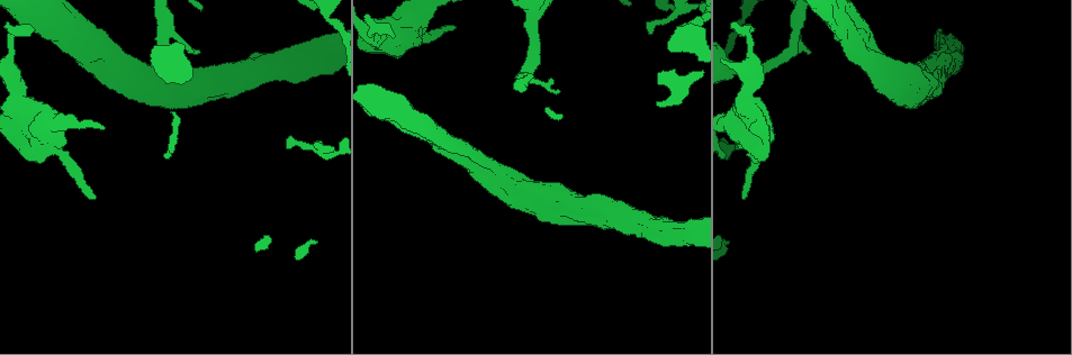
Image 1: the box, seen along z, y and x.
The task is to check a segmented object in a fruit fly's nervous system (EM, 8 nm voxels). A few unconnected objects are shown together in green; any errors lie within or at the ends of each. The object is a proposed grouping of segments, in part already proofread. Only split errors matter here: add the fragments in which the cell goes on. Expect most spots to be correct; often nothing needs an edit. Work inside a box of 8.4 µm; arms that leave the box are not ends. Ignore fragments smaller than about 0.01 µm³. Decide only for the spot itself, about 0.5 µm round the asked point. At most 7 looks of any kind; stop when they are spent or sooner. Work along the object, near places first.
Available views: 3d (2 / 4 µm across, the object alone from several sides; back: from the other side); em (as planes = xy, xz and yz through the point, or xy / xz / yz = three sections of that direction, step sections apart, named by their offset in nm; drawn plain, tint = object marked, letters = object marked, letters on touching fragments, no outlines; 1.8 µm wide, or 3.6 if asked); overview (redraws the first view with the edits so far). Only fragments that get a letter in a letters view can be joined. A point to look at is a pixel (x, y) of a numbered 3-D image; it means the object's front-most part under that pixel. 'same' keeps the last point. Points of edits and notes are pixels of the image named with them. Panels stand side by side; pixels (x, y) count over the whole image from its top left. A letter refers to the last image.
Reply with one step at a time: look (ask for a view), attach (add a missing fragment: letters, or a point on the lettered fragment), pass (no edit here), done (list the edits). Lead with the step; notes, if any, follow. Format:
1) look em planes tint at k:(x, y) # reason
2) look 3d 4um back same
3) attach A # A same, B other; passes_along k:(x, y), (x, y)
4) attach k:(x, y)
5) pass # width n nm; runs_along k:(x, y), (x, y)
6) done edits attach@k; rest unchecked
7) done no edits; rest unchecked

look em xy step 16 letters at 1:(743, 196) # an open end

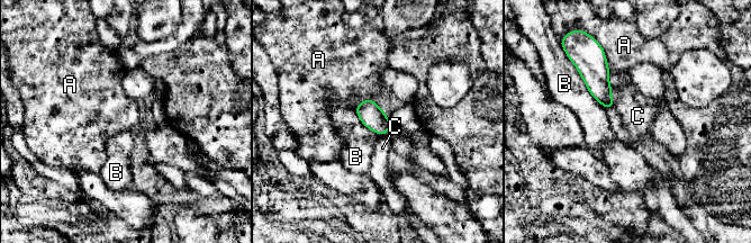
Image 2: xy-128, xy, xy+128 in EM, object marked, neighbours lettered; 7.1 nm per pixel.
pass # A other, B other, C other; border 2:(378, 105), (365, 99), (355, 111); no lettered fragment goes on from it

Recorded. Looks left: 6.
look 3d 4um at 1:(40, 140)

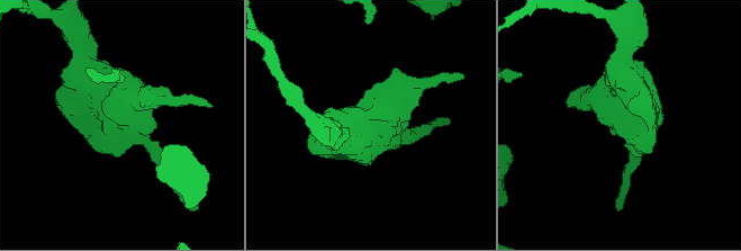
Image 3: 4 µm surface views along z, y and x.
look em 3.6um planes plain at 3:(637, 126)

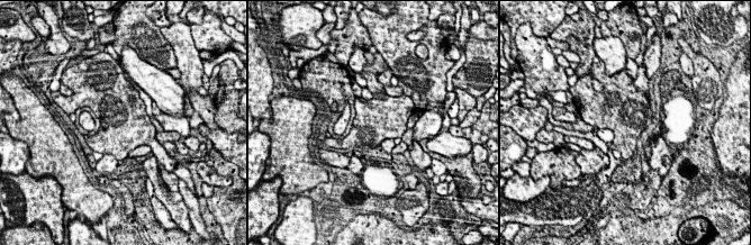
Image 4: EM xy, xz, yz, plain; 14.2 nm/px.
look em 3.6um planes letters same

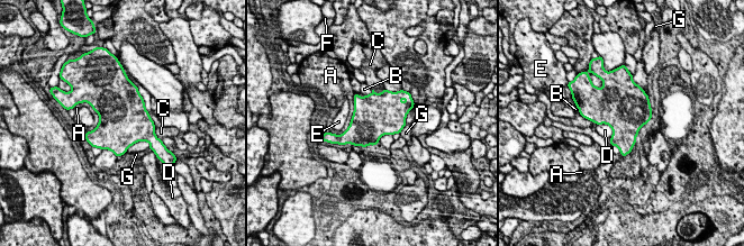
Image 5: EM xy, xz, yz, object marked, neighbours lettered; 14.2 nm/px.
pass # width 600 nm; A other, B other, C other, D other, E other, F other, G other; border 5:(597, 124), (607, 124), (613, 135); no lettered fragment goes on from it

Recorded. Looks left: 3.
look em 3.6um xy step 8 letters at 1:(558, 90) # thin end

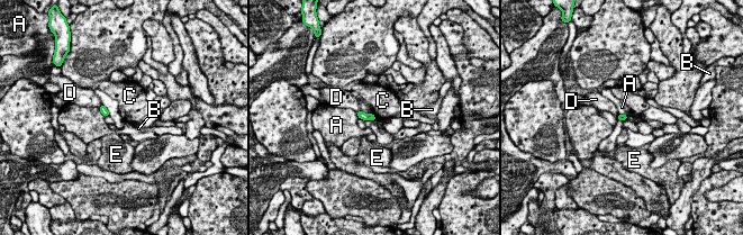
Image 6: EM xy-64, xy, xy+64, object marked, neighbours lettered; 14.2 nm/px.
look em 3.6um planes letters same # another direction

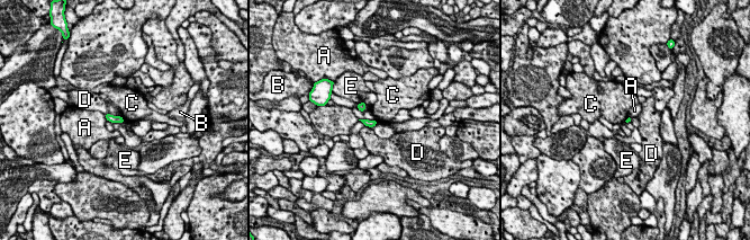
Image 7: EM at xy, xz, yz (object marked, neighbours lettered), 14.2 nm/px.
pass # A other, B other, C other, D other, E other; border 7:(120, 116), (125, 121); no lettered fragment goes on from it

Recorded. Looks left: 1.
done no edits; rest unchecked

